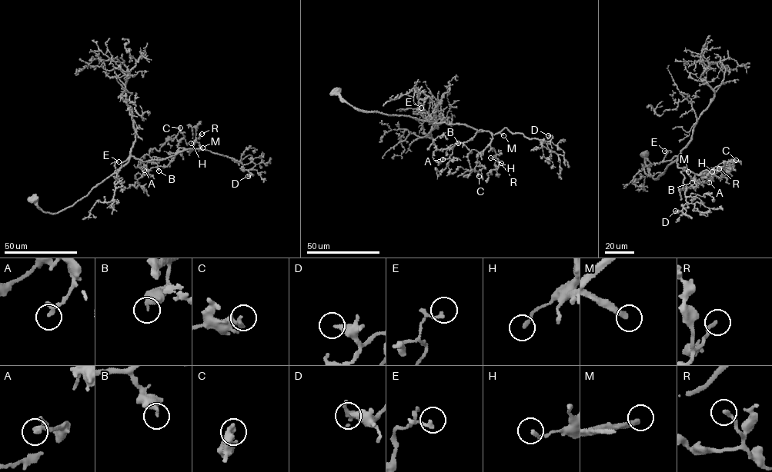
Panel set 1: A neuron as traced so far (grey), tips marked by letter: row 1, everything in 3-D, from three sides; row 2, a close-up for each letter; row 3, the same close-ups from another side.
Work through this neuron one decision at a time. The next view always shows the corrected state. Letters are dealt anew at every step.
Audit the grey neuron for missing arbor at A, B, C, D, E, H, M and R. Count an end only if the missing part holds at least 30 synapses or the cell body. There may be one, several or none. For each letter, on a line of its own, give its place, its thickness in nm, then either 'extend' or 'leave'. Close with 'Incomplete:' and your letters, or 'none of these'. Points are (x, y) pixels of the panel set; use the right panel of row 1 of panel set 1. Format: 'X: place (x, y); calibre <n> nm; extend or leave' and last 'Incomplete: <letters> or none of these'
A: place (709, 182); calibre 280 nm; leave
B: place (692, 182); calibre 440 nm; leave
C: place (736, 160); calibre 240 nm; leave
D: place (675, 211); calibre 400 nm; leave
E: place (664, 151); calibre 200 nm; leave
H: place (712, 171); calibre 200 nm; leave
M: place (688, 171); calibre 280 nm; extend
R: place (719, 168); calibre 200 nm; leave
Incomplete: M

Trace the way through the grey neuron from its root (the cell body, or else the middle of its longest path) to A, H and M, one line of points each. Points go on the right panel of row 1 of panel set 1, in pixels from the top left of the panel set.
A: (643, 154), (653, 179), (680, 155), (677, 167), (686, 167), (692, 180), (696, 174), (710, 176), (709, 182)
H: (643, 154), (647, 170), (653, 179), (680, 155), (677, 167), (685, 167), (697, 175), (704, 171), (712, 171)
M: (643, 154), (647, 170), (653, 179), (680, 155), (677, 167), (685, 167), (688, 171)

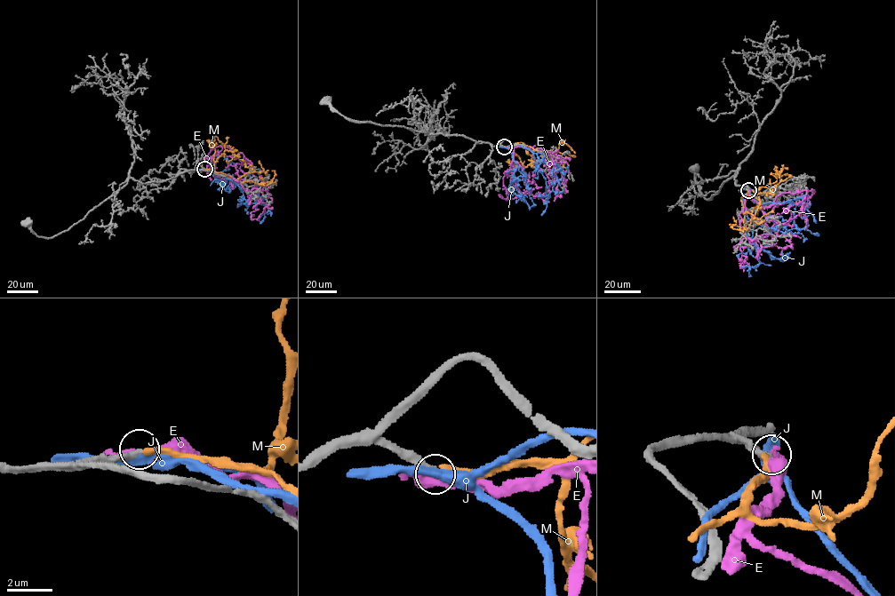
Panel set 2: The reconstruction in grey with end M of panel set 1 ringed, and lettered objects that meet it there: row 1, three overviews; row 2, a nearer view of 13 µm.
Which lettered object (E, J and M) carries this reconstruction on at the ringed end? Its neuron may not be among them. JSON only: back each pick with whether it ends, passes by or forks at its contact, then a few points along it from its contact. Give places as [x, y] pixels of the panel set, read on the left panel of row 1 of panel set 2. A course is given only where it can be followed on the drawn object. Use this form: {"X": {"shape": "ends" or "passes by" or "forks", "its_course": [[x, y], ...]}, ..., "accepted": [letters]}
{"accepted": []}

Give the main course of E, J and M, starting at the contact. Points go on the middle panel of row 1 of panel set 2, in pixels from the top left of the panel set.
E: (504, 147), (536, 146), (547, 152), (557, 165), (562, 175), (563, 182), (557, 187), (558, 195), (558, 190)
J: (503, 146), (520, 144), (532, 152), (548, 155), (555, 163), (557, 180), (553, 190), (542, 196), (536, 193)
M: (504, 147), (522, 142), (539, 151), (556, 152), (563, 141), (575, 153)

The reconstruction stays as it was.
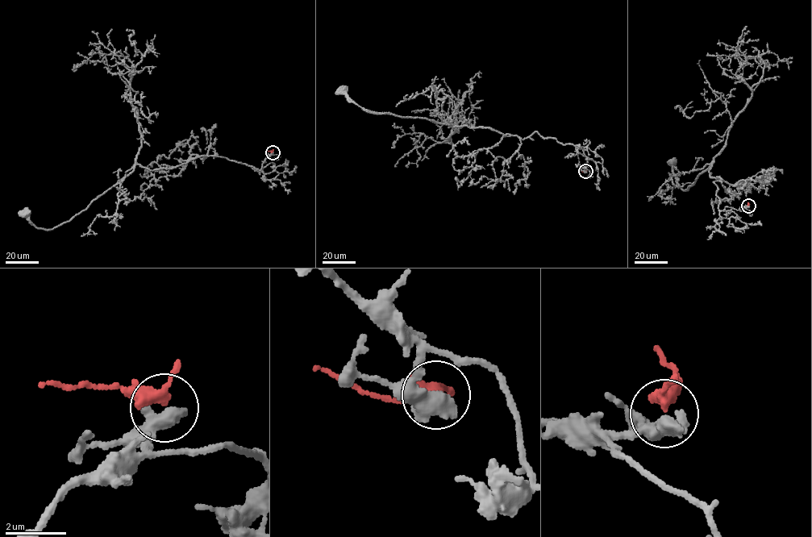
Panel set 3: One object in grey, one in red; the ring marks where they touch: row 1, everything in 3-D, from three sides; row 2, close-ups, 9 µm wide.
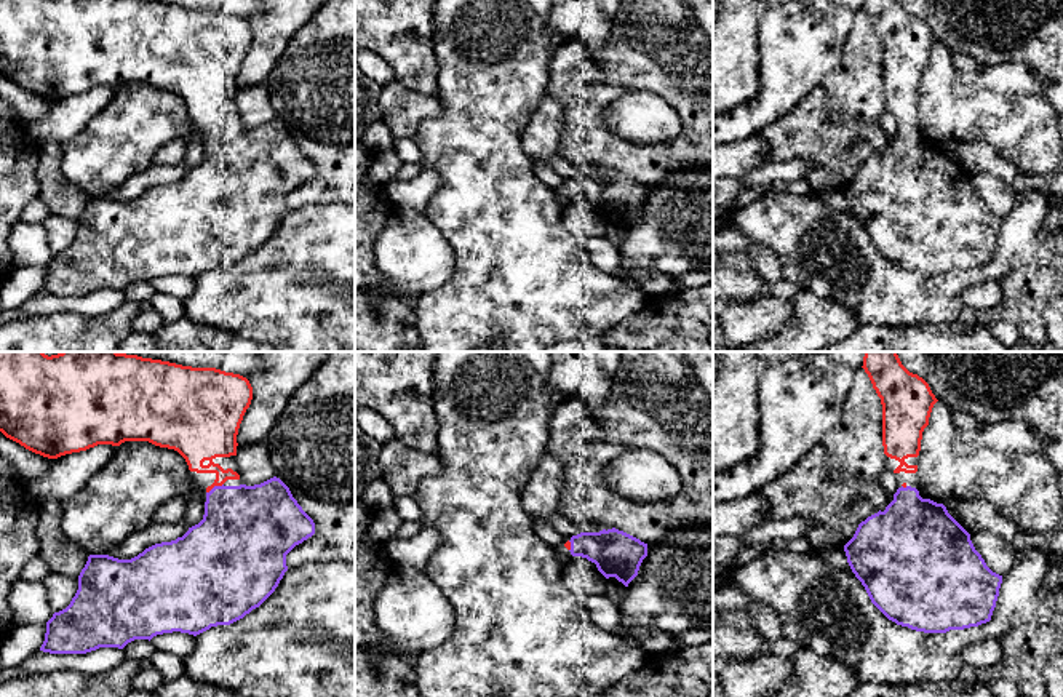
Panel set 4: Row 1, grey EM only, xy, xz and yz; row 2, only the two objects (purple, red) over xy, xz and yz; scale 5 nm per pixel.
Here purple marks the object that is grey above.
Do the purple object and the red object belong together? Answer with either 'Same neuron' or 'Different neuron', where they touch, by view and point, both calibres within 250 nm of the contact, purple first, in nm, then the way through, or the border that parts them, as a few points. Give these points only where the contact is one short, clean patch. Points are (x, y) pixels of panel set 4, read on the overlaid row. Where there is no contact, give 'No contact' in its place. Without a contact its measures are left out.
Same neuron. Touches purple at xy (214, 486). Thickness 420 nm (purple) against 220 nm

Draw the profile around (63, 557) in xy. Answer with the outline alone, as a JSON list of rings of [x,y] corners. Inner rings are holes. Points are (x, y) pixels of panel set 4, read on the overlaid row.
[[[56,499],[40,500],[37,524],[38,556],[48,564],[50,572],[78,577],[88,561],[88,555],[67,539],[61,521],[62,502]]]

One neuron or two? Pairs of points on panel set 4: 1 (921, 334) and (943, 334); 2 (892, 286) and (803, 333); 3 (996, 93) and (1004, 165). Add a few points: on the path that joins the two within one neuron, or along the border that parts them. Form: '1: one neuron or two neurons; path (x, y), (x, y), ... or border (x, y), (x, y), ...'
1: one neuron; path (926, 334), (939, 334)
2: two neurons; border (814, 294), (836, 299), (862, 323)
3: two neurons; border (967, 143), (983, 141), (1022, 173), (1036, 175)

